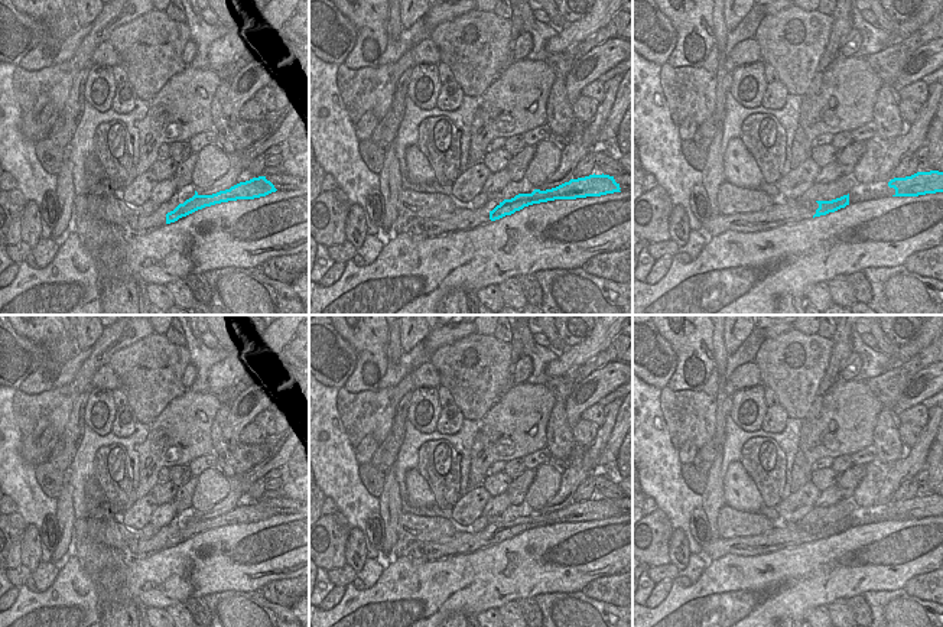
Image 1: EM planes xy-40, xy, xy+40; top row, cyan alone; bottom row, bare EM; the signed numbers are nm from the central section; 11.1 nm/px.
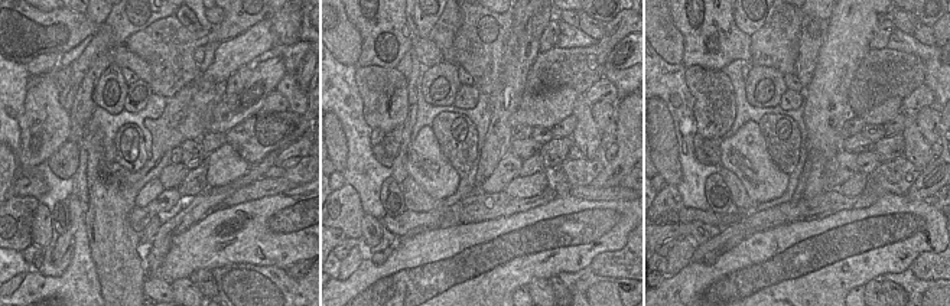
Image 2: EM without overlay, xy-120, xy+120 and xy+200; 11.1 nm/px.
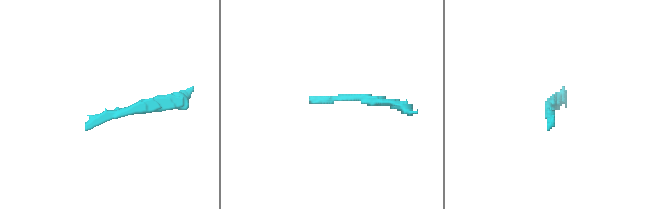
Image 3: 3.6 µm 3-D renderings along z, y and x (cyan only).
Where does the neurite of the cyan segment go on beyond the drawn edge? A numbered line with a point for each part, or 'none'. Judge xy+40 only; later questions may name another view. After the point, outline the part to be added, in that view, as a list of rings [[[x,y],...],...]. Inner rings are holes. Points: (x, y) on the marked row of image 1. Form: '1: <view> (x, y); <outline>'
1: xy+40 (768, 218); [[[819,204],[810,207],[809,211],[801,209],[764,209],[760,212],[744,212],[734,215],[710,215],[706,221],[700,222],[703,230],[712,235],[719,235],[725,231],[738,233],[760,233],[780,225],[810,220],[816,214]]]

